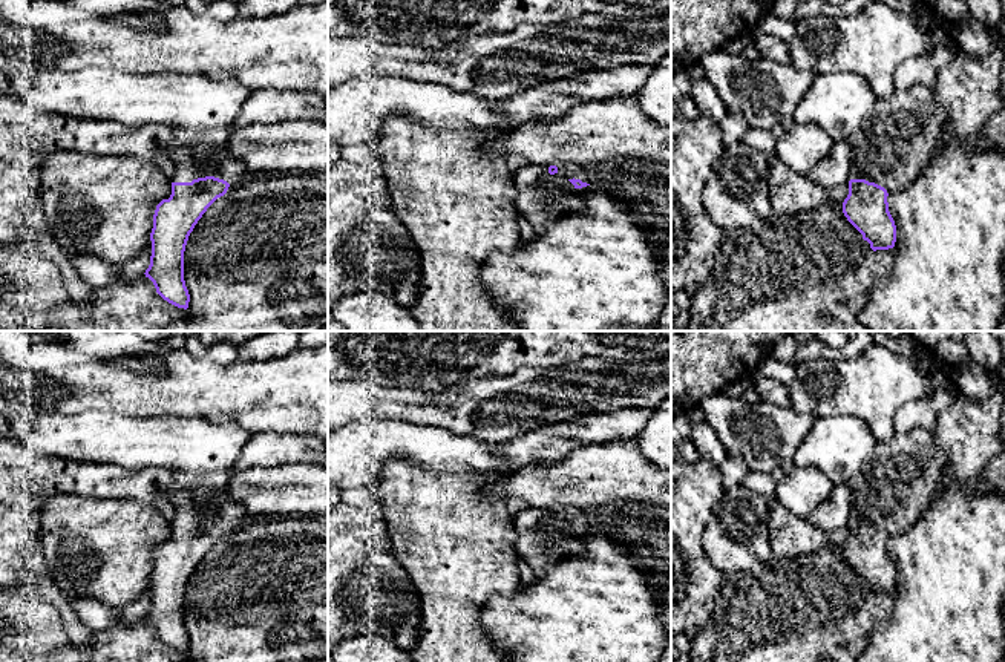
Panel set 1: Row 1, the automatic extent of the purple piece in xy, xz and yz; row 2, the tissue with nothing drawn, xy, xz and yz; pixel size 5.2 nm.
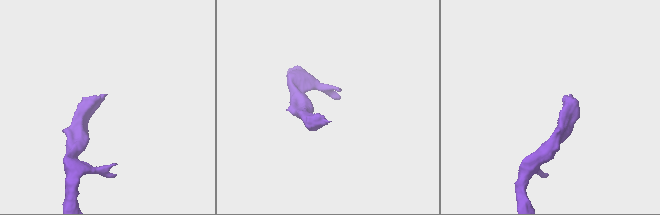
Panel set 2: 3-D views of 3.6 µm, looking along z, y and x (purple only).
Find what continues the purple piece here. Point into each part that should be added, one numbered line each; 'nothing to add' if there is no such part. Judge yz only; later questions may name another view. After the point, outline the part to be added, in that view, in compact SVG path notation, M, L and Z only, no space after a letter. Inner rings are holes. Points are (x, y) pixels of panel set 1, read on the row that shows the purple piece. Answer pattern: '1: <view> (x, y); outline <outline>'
1: yz (893, 143); outline M913 86L895 92L889 100L876 100L872 113L850 135L852 172L850 179L866 179L887 190L907 187L928 162L945 121L945 110L938 103L933 89Z

